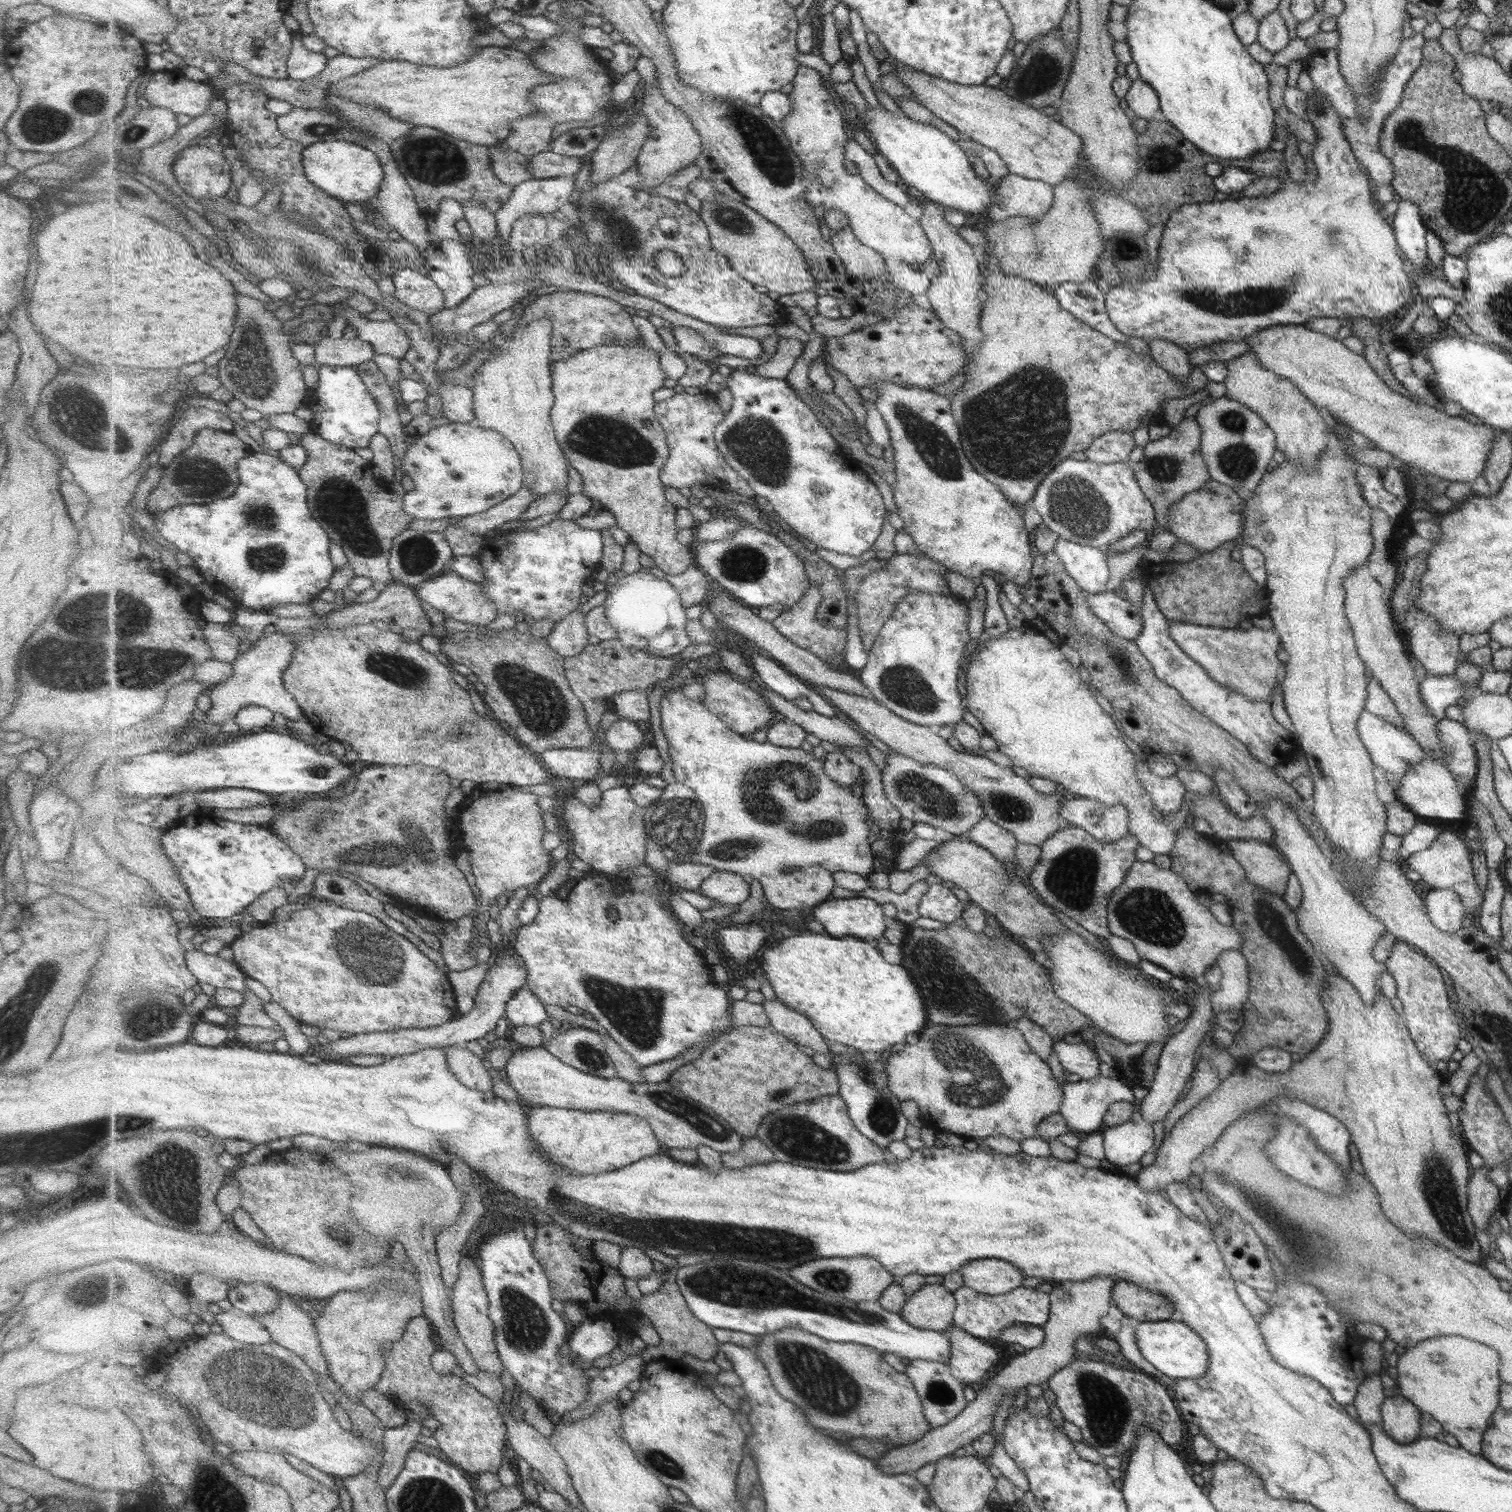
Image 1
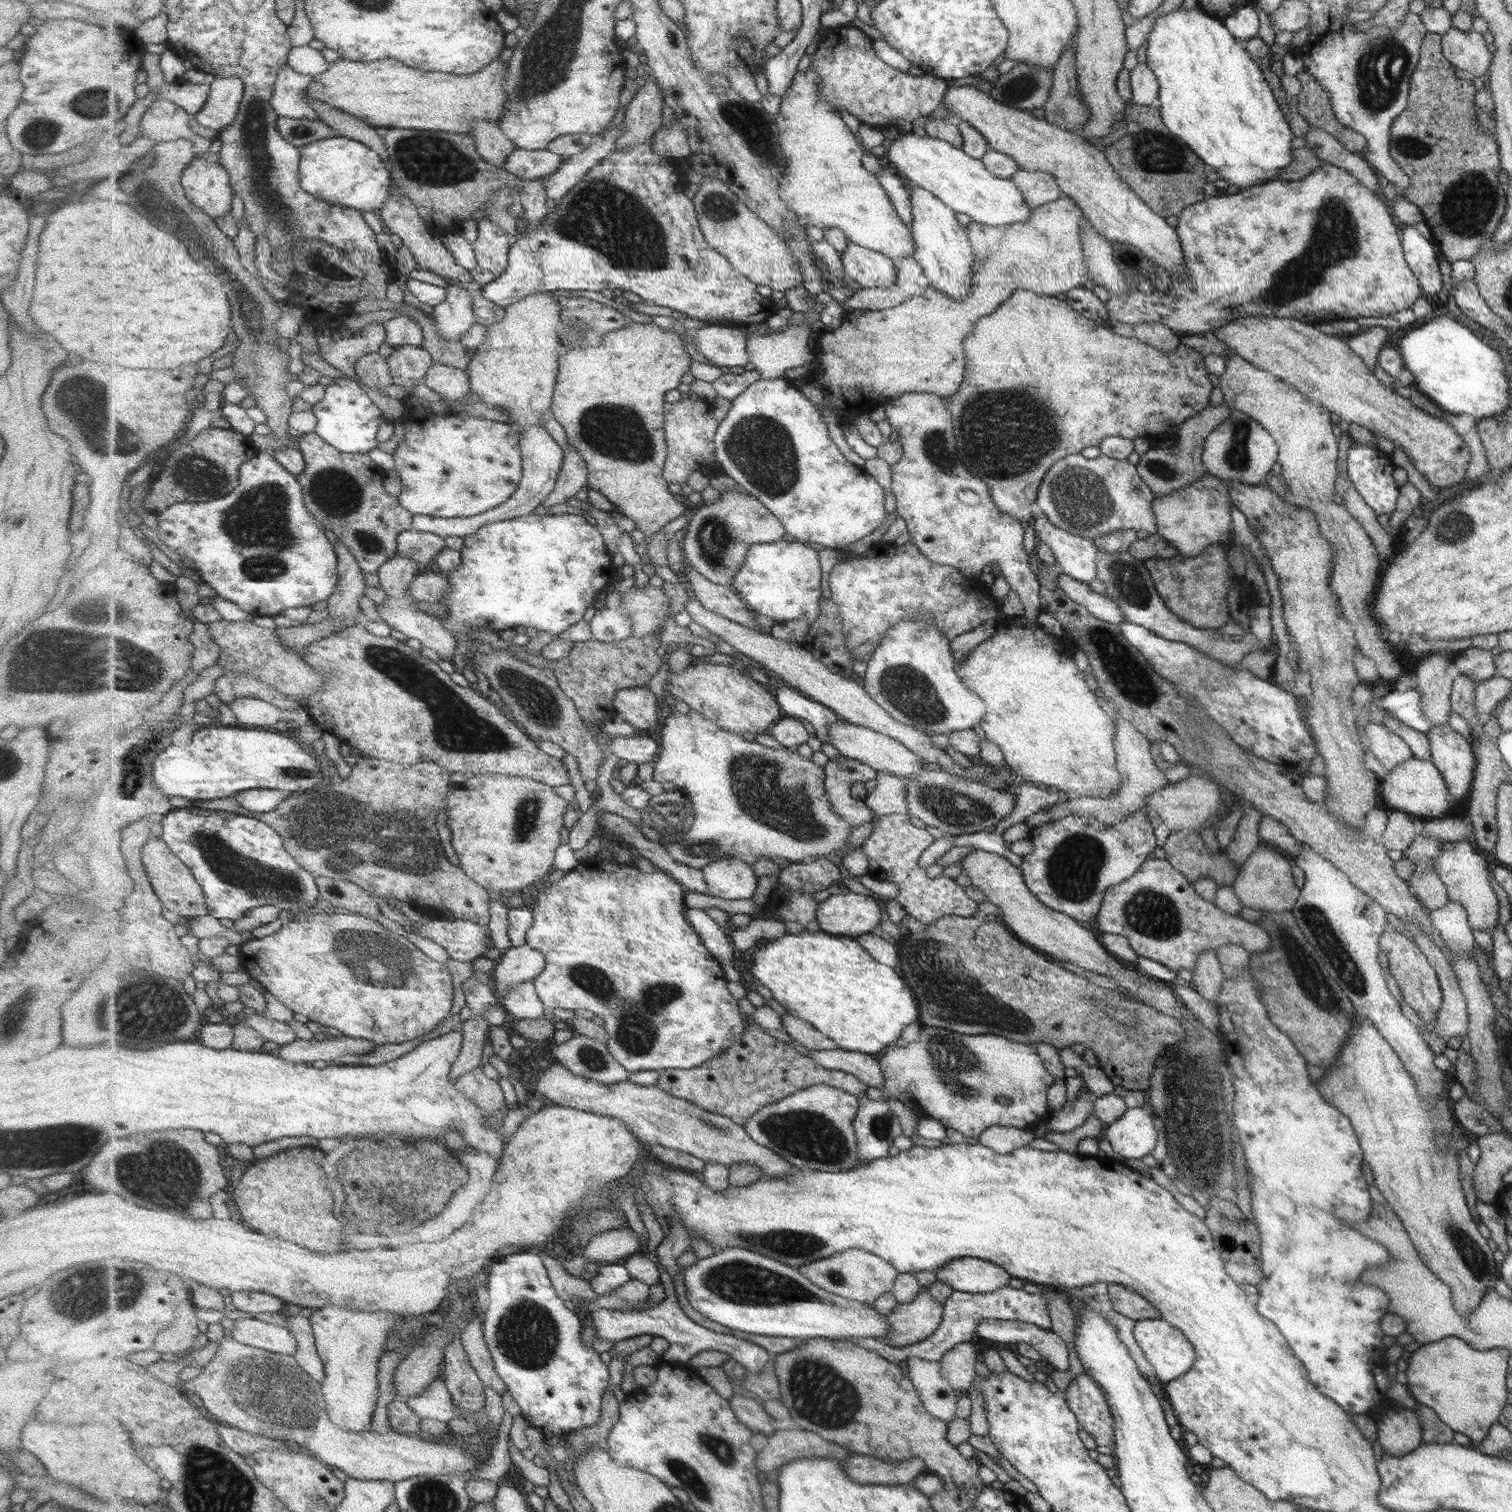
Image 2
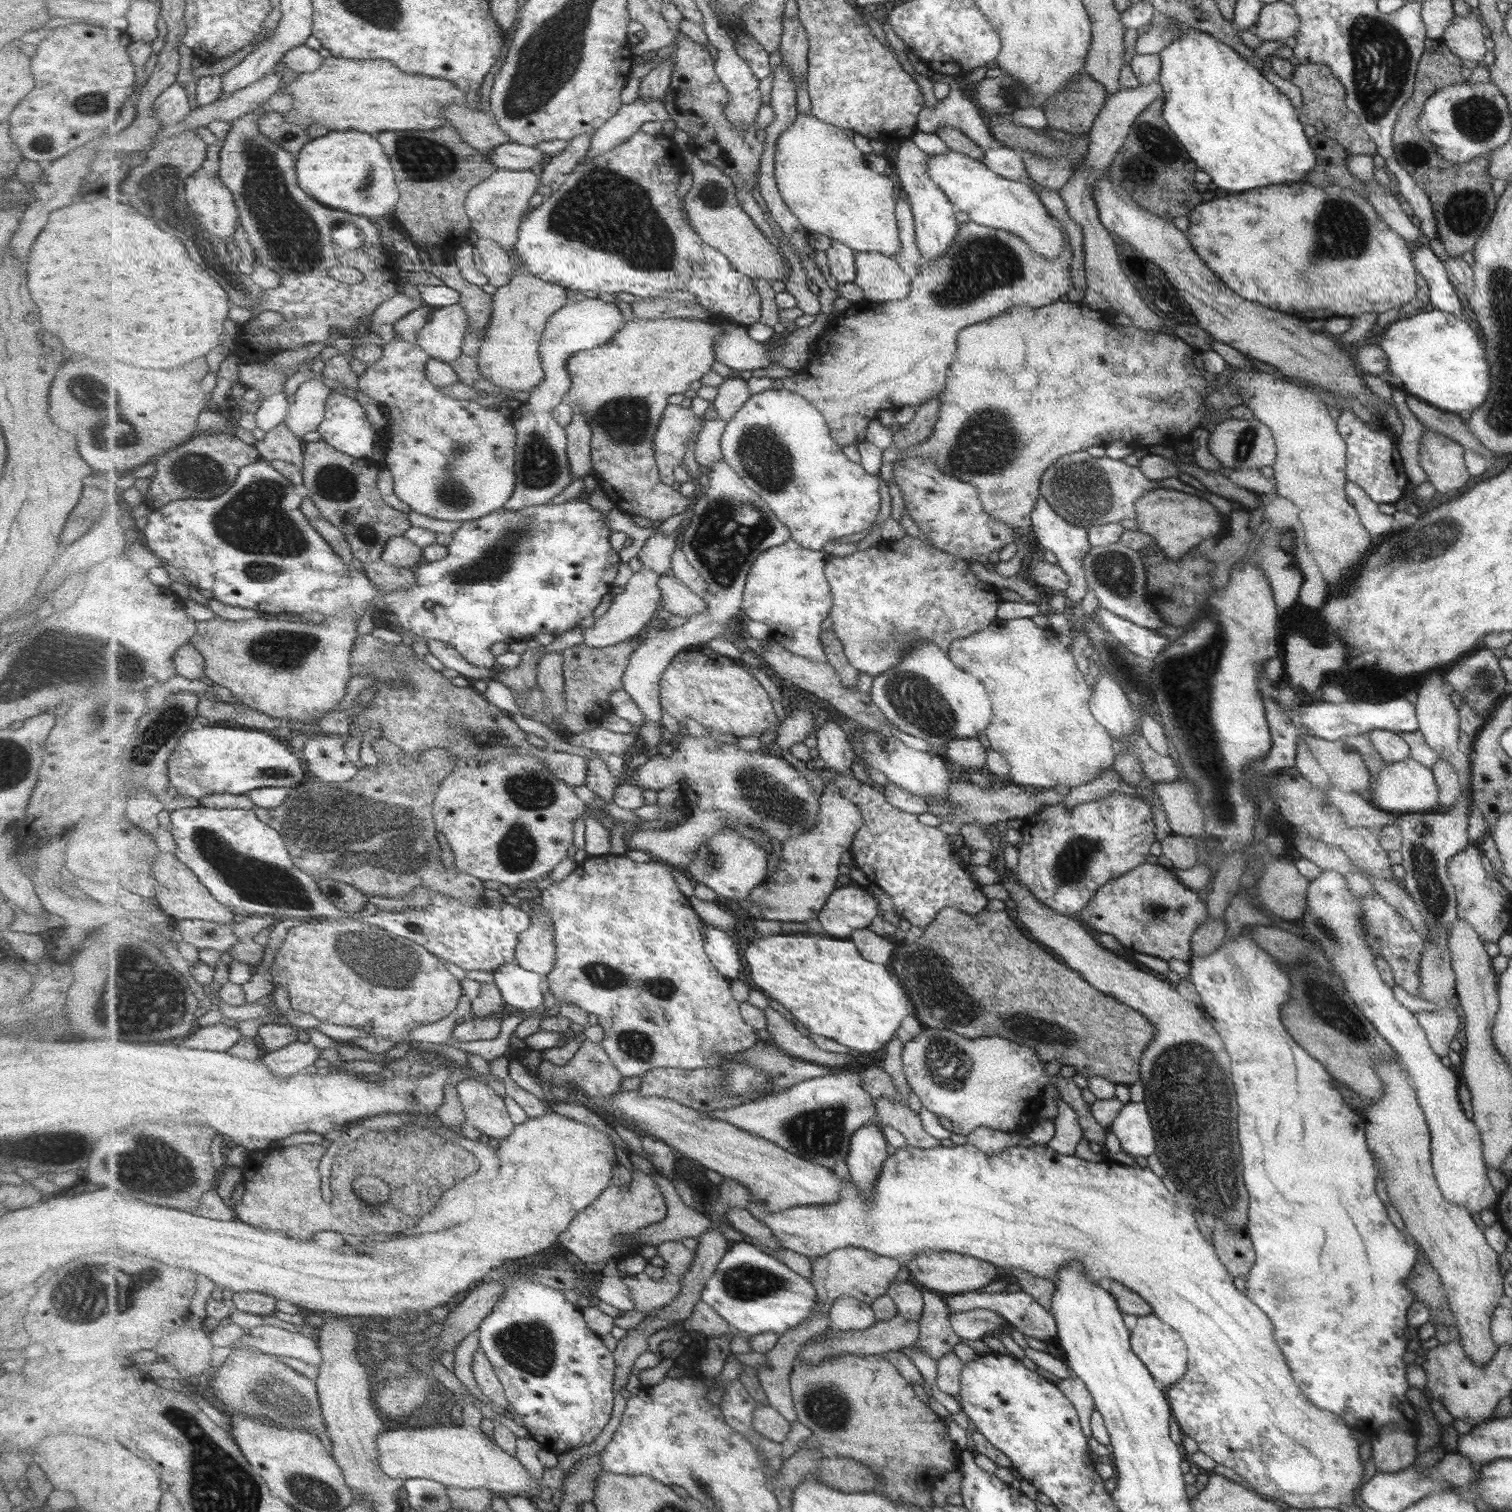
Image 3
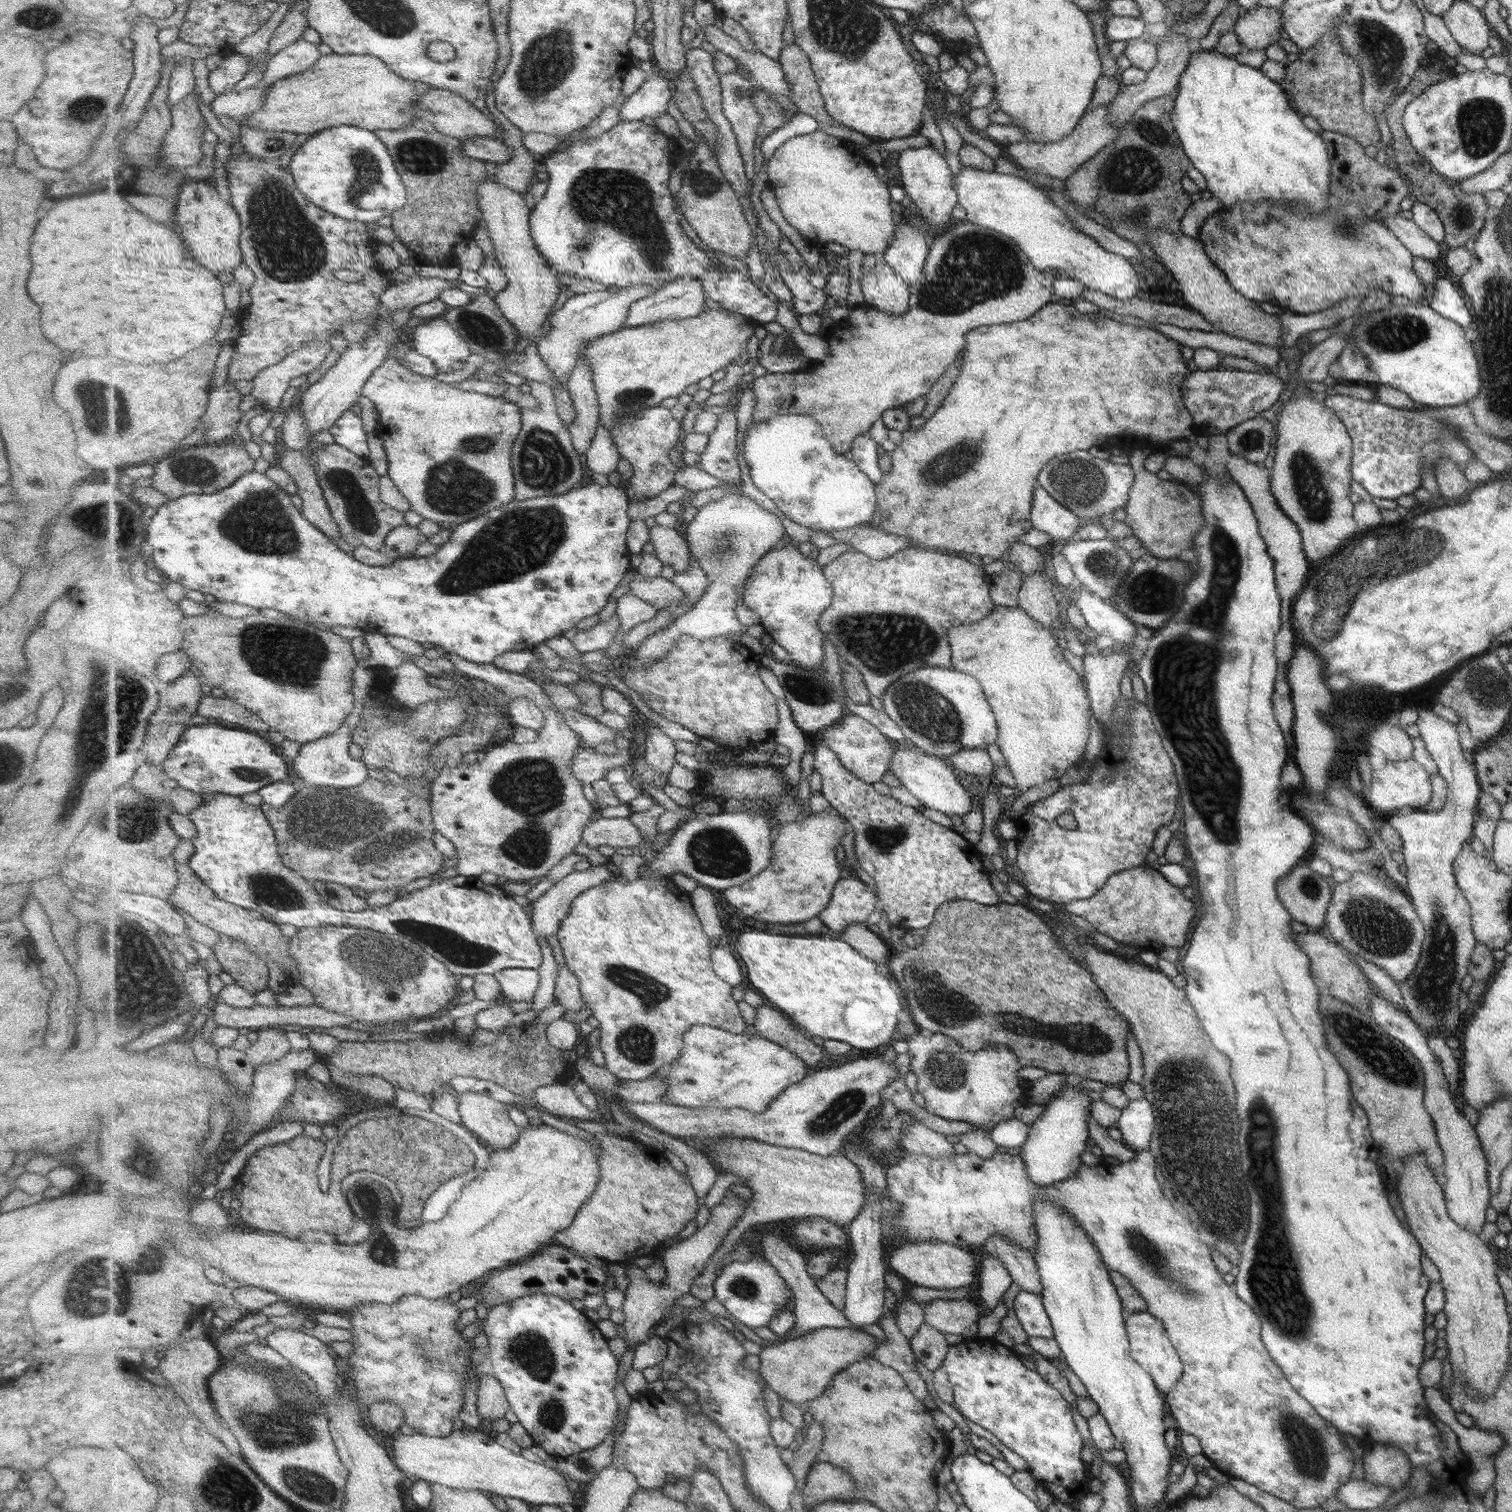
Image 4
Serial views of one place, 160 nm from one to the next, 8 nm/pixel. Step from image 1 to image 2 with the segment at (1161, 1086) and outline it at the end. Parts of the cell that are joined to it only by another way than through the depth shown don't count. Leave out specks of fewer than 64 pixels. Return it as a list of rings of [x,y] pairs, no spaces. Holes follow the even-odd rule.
[[[1206,950],[1203,952],[1191,973],[1192,980],[1189,985],[1203,1000],[1215,1003],[1219,993],[1221,993],[1222,982],[1224,981],[1216,951]]]

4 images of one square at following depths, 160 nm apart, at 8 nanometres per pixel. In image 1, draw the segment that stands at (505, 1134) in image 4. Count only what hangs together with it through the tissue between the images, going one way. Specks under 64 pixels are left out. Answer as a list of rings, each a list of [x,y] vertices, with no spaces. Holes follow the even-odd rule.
[[[465,1046],[444,1047],[451,1072],[465,1085],[475,1091],[491,1091],[491,1074],[481,1058]]]

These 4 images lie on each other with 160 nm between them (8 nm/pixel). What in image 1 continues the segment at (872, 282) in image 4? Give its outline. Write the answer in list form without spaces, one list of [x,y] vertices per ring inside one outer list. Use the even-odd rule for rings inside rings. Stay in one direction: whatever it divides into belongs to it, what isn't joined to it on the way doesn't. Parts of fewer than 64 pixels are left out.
[[[847,225],[844,229],[831,233],[832,246],[837,251],[847,268],[847,272],[855,278],[881,278],[889,269],[887,260],[879,252],[865,246],[852,229]]]

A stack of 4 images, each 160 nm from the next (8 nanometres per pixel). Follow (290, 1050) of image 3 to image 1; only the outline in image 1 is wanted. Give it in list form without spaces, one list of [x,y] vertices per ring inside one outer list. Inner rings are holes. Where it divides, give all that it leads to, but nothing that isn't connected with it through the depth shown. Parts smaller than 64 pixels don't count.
[[[508,958],[498,965],[491,967],[485,980],[479,987],[473,1009],[459,1019],[453,1019],[441,1026],[429,1028],[410,1028],[396,1031],[377,1031],[352,1035],[347,1038],[339,1038],[329,1041],[326,1045],[314,1048],[313,1053],[322,1057],[321,1054],[333,1054],[333,1056],[355,1056],[355,1054],[371,1054],[371,1056],[384,1056],[386,1059],[415,1054],[428,1048],[444,1048],[450,1046],[463,1046],[465,1042],[485,1038],[489,1032],[496,1030],[499,1020],[507,1016],[507,1003],[514,997],[517,989],[526,987],[528,983],[528,968],[523,960]]]

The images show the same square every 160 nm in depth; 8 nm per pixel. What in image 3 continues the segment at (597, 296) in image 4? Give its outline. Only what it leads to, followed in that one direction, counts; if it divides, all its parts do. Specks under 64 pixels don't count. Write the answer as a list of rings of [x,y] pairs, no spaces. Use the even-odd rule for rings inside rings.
[[[585,299],[569,303],[559,310],[547,324],[542,336],[543,366],[546,370],[545,381],[537,385],[527,401],[528,414],[517,414],[513,420],[518,432],[516,448],[516,467],[518,482],[511,500],[504,510],[523,510],[530,506],[550,504],[551,500],[561,494],[572,481],[572,472],[568,457],[568,434],[557,422],[553,410],[565,405],[573,381],[568,371],[568,360],[578,352],[591,350],[606,345],[627,324],[623,314],[615,303],[603,300]]]

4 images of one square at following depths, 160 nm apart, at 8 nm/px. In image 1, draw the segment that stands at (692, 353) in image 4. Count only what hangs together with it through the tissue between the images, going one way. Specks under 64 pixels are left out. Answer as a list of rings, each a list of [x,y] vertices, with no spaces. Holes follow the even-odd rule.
[[[643,343],[597,346],[589,350],[582,350],[567,360],[552,363],[551,374],[553,375],[553,395],[555,395],[555,404],[553,405],[551,414],[556,430],[556,438],[562,446],[570,465],[574,467],[582,477],[583,490],[581,492],[585,493],[590,499],[597,500],[608,512],[614,514],[617,525],[629,535],[630,542],[636,544],[643,554],[647,554],[653,558],[656,566],[661,569],[663,573],[666,573],[667,576],[682,575],[691,565],[696,564],[696,561],[694,552],[678,539],[680,532],[679,528],[677,528],[678,508],[673,506],[673,504],[665,498],[666,484],[663,484],[660,478],[661,470],[664,469],[664,466],[670,458],[670,446],[668,445],[667,433],[662,427],[662,424],[656,419],[655,407],[658,402],[653,398],[653,392],[659,390],[659,388],[663,388],[663,381],[669,378],[661,366],[660,354],[651,348],[647,349]]]

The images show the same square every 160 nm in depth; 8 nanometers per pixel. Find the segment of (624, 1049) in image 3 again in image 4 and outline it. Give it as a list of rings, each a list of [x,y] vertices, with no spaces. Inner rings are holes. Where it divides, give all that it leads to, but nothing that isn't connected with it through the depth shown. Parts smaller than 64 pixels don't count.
[[[639,867],[638,870],[638,878],[634,880],[626,880],[620,878],[620,876],[612,877],[611,879],[607,879],[605,882],[599,883],[597,886],[591,887],[589,890],[586,890],[583,894],[580,894],[571,905],[569,916],[565,920],[563,920],[560,931],[556,934],[558,942],[560,943],[560,948],[562,950],[562,954],[564,956],[564,960],[566,966],[569,967],[569,970],[574,972],[574,975],[577,977],[577,980],[580,982],[581,994],[584,1000],[584,1005],[587,1005],[591,1011],[593,1011],[592,1016],[598,1020],[600,1023],[600,1048],[602,1052],[605,1054],[605,1066],[619,1079],[623,1079],[624,1081],[644,1081],[647,1080],[653,1073],[656,1073],[659,1070],[664,1070],[666,1067],[669,1067],[672,1062],[676,1060],[680,1060],[683,1056],[684,1048],[686,1048],[686,1042],[684,1041],[684,1036],[686,1036],[686,1032],[693,1028],[697,1024],[707,1024],[711,1026],[717,1026],[722,1028],[723,1030],[731,1031],[733,1034],[745,1034],[745,1028],[747,1028],[747,1024],[745,1020],[743,1020],[743,1016],[741,1016],[741,1010],[739,1010],[739,1004],[737,1004],[737,1000],[733,998],[733,985],[731,983],[725,982],[714,969],[714,964],[712,961],[712,947],[713,942],[710,939],[710,936],[706,933],[704,929],[702,920],[700,916],[697,916],[697,912],[695,912],[695,908],[693,908],[693,904],[689,900],[689,894],[685,891],[681,890],[679,886],[673,884],[673,881],[669,877],[661,876],[659,872],[649,872],[649,870],[641,870]],[[621,972],[625,972],[625,976],[627,976],[627,972],[633,972],[633,974],[639,974],[639,976],[649,976],[649,978],[609,978],[609,976],[623,976]]]

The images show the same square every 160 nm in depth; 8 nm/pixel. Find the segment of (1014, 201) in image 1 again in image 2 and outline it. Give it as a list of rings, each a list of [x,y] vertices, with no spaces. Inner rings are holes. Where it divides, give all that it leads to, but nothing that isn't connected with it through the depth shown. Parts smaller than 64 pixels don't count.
[[[1018,169],[1008,179],[1021,191],[1023,202],[1029,209],[1050,203],[1061,195],[1055,179],[1045,172]]]

